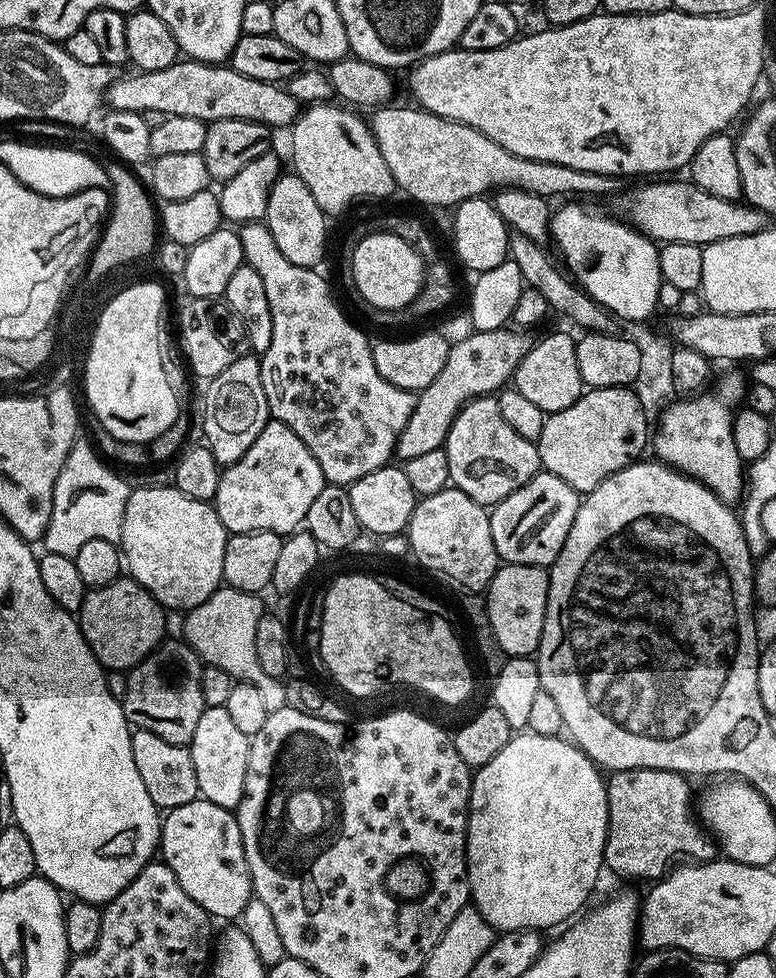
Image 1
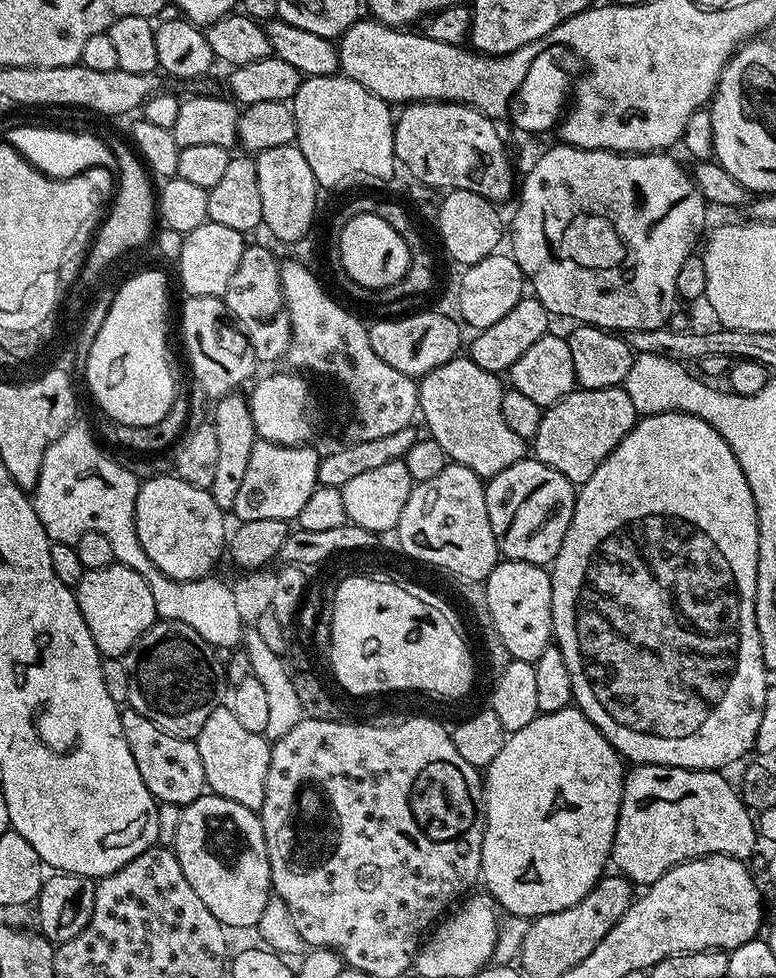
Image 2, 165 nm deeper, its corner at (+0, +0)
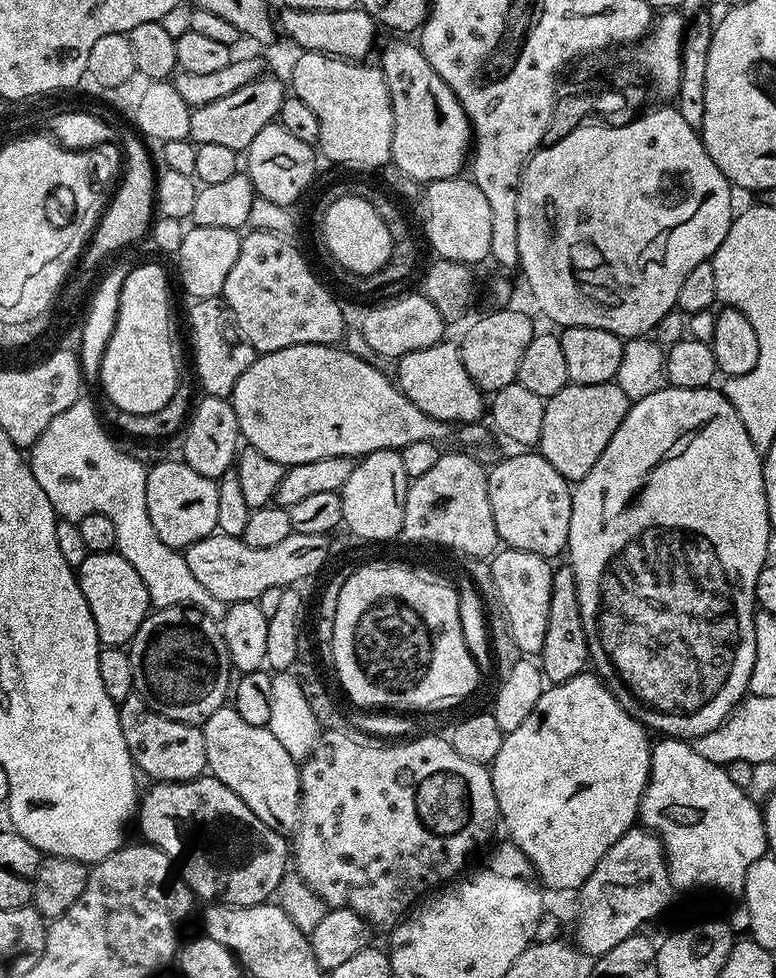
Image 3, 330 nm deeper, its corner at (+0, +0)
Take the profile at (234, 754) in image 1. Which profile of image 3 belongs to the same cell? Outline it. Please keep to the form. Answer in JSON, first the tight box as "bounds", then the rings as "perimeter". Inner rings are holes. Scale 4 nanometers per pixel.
{"bounds":[202,706,300,834],"perimeter":[[[231,706],[214,710],[214,714],[210,714],[210,718],[206,718],[206,722],[202,727],[204,729],[204,737],[206,738],[207,771],[215,776],[218,782],[222,782],[222,786],[230,786],[230,790],[234,790],[234,794],[238,794],[238,798],[242,798],[242,802],[246,802],[246,806],[250,806],[250,810],[254,810],[254,814],[258,814],[258,818],[262,822],[266,822],[266,826],[270,826],[270,830],[281,834],[295,833],[300,819],[300,769],[297,760],[290,758],[290,754],[286,754],[286,749],[282,747],[282,742],[278,742],[278,738],[274,738],[274,734],[270,734],[268,727],[250,726],[250,722],[244,721],[242,714],[238,714],[235,708]]]}

